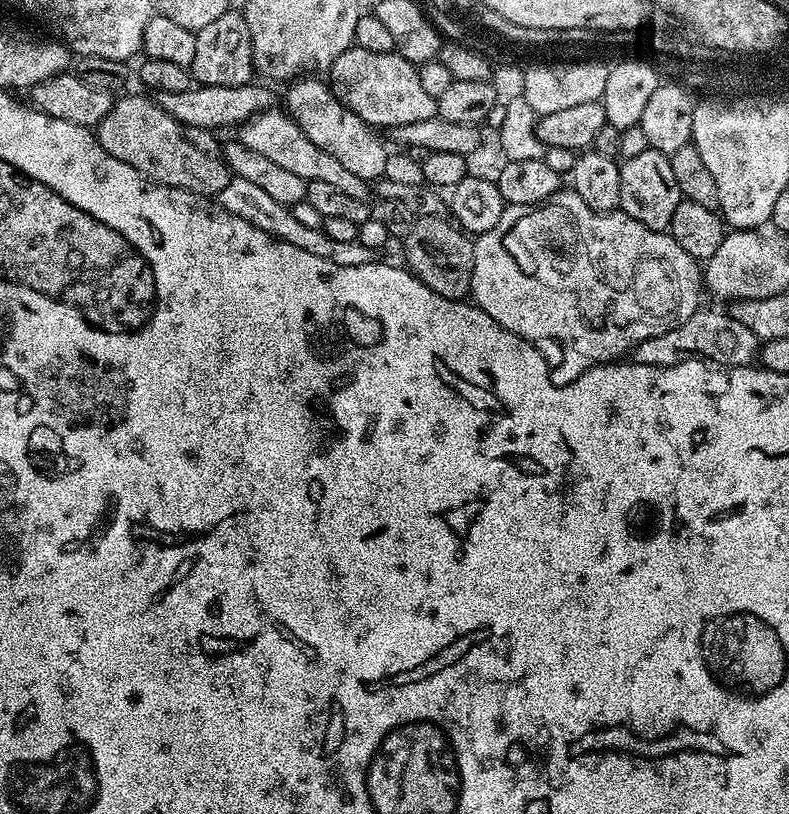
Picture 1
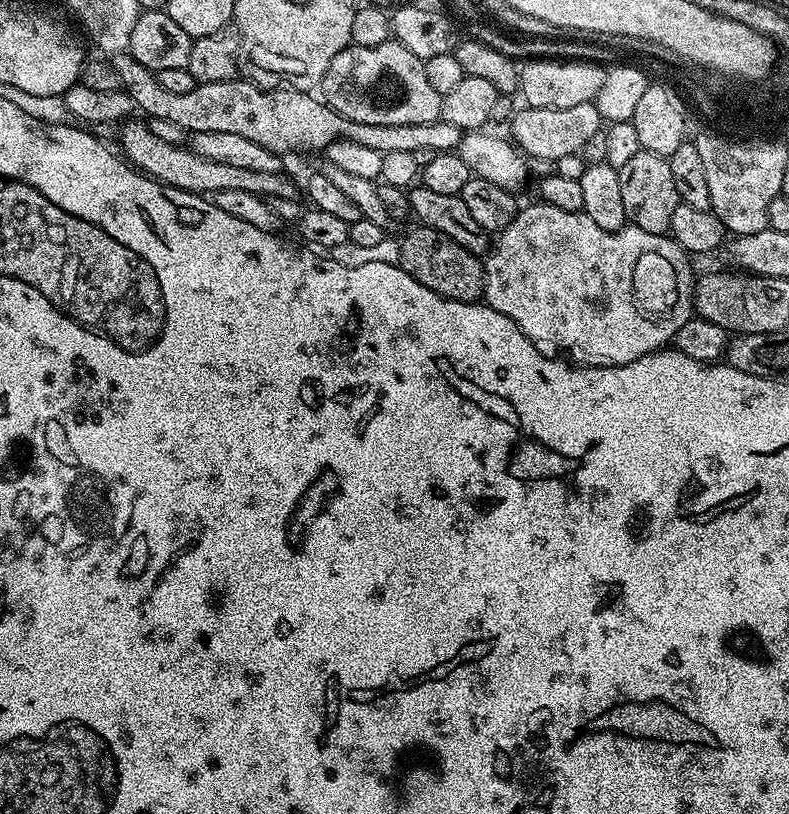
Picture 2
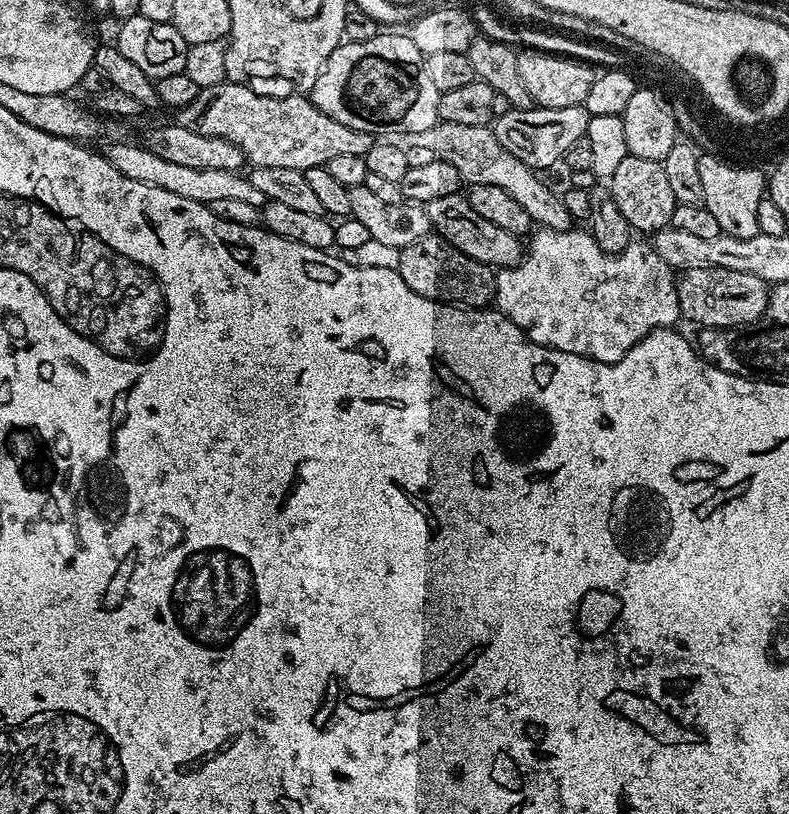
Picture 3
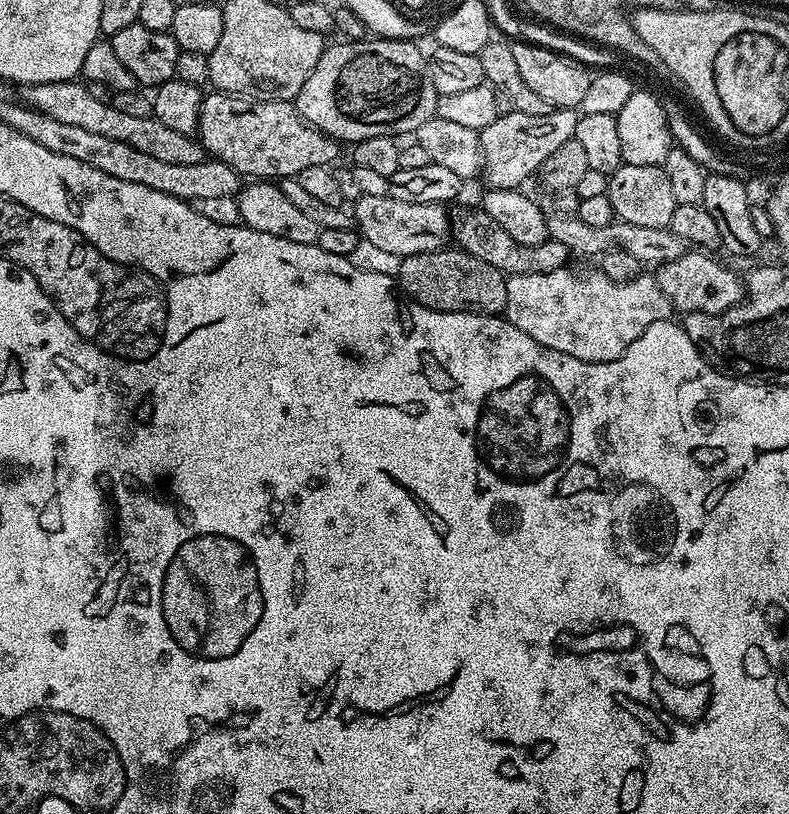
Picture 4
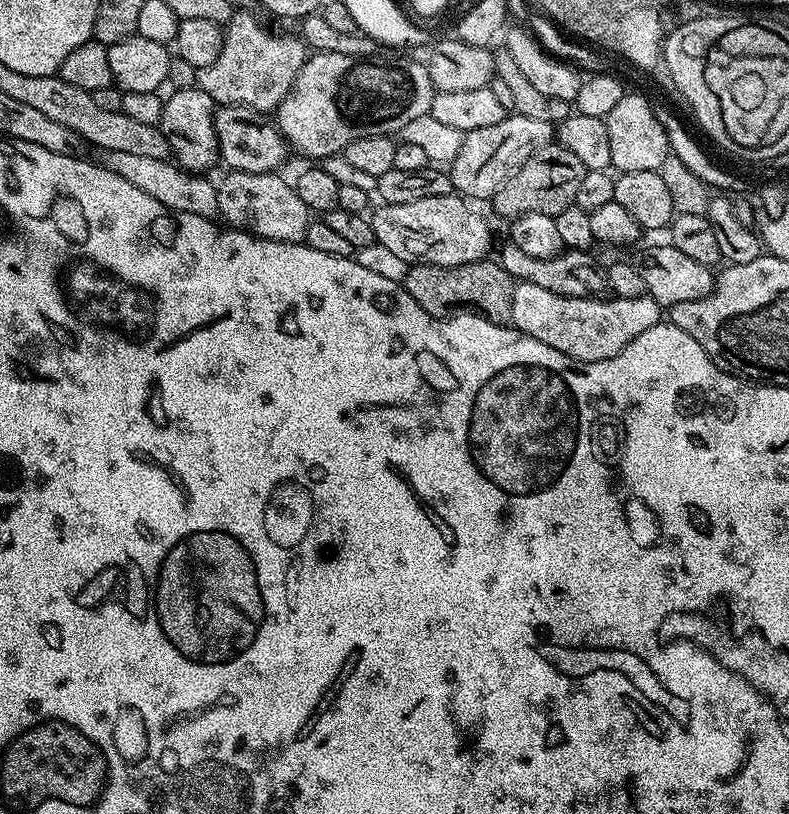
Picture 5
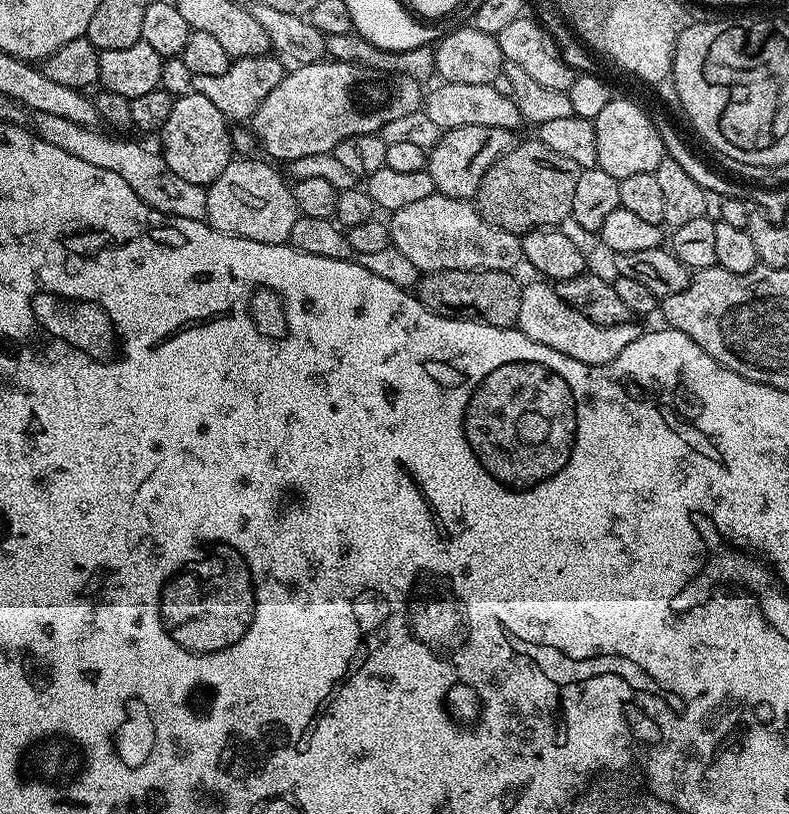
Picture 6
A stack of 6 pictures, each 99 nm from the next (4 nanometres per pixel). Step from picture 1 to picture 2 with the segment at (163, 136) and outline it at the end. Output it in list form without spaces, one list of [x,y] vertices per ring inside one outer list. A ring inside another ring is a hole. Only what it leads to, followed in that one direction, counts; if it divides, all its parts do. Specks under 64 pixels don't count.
[[[136,118],[129,119],[120,130],[119,151],[126,157],[127,163],[161,184],[169,184],[172,188],[181,188],[184,192],[197,194],[242,190],[265,198],[277,196],[280,200],[288,200],[292,196],[292,184],[280,172],[261,174],[259,170],[242,170],[238,166],[225,166],[223,162],[210,162],[210,158],[194,154],[191,147],[158,138],[158,134],[148,129],[147,123],[139,124]]]

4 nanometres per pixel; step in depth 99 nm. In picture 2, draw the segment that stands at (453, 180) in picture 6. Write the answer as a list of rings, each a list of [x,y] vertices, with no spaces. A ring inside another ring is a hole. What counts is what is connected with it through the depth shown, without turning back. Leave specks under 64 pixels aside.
[[[582,102],[582,106],[570,106],[566,110],[527,106],[521,109],[521,112],[516,110],[511,113],[512,133],[510,136],[516,148],[533,161],[536,159],[554,162],[558,158],[566,158],[566,154],[583,153],[586,142],[590,142],[590,138],[594,138],[594,134],[602,130],[602,121],[593,102]]]

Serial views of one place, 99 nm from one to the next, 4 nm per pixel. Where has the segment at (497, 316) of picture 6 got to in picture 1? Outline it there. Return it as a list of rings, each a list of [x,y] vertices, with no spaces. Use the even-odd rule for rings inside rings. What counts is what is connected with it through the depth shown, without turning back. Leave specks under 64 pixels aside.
[[[443,215],[415,217],[409,223],[402,243],[403,263],[408,271],[426,286],[430,286],[434,294],[442,294],[442,298],[447,300],[464,300],[471,293],[476,246],[473,237],[457,227],[451,219]]]

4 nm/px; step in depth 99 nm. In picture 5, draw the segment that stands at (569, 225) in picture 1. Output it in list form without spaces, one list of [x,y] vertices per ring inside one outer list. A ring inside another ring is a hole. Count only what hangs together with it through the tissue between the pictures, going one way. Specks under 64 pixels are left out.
[[[517,283],[514,290],[514,310],[511,327],[525,332],[546,346],[554,346],[562,354],[575,360],[598,362],[614,358],[638,334],[650,330],[650,326],[661,323],[662,309],[653,296],[642,295],[638,298],[593,298],[590,296],[563,296],[542,286]]]

